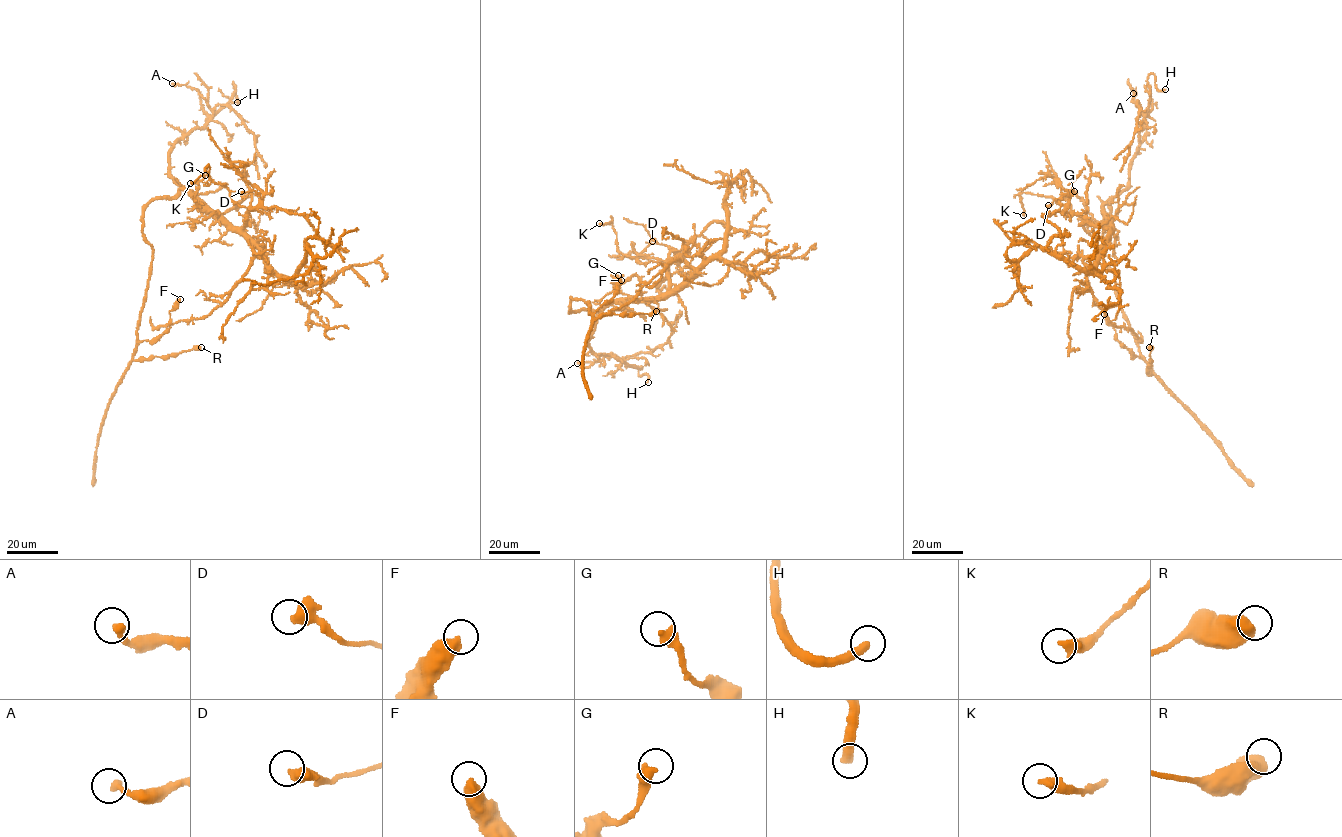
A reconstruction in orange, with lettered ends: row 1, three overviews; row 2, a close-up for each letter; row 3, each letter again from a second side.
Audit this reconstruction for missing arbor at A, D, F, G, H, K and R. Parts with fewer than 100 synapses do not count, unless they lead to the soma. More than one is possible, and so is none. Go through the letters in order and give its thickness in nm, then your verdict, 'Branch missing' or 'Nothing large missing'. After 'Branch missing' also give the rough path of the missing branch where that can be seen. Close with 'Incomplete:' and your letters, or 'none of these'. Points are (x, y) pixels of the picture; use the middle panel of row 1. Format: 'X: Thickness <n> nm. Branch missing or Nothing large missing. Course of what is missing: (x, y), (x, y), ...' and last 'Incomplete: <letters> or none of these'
A: Thickness 320 nm. Nothing large missing
D: Thickness 360 nm. Nothing large missing
F: Thickness 480 nm. Nothing large missing
G: Thickness 480 nm. Nothing large missing
H: Thickness 400 nm. Branch missing. Course of what is missing: (648, 382), (646, 392), (636, 400), (659, 413)
K: Thickness 420 nm. Nothing large missing
R: Thickness 650 nm. Nothing large missing
Incomplete: H

